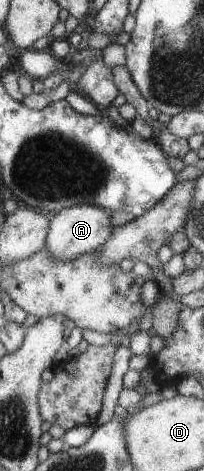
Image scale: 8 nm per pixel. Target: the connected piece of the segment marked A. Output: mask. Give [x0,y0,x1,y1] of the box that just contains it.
[46,204,115,262]

